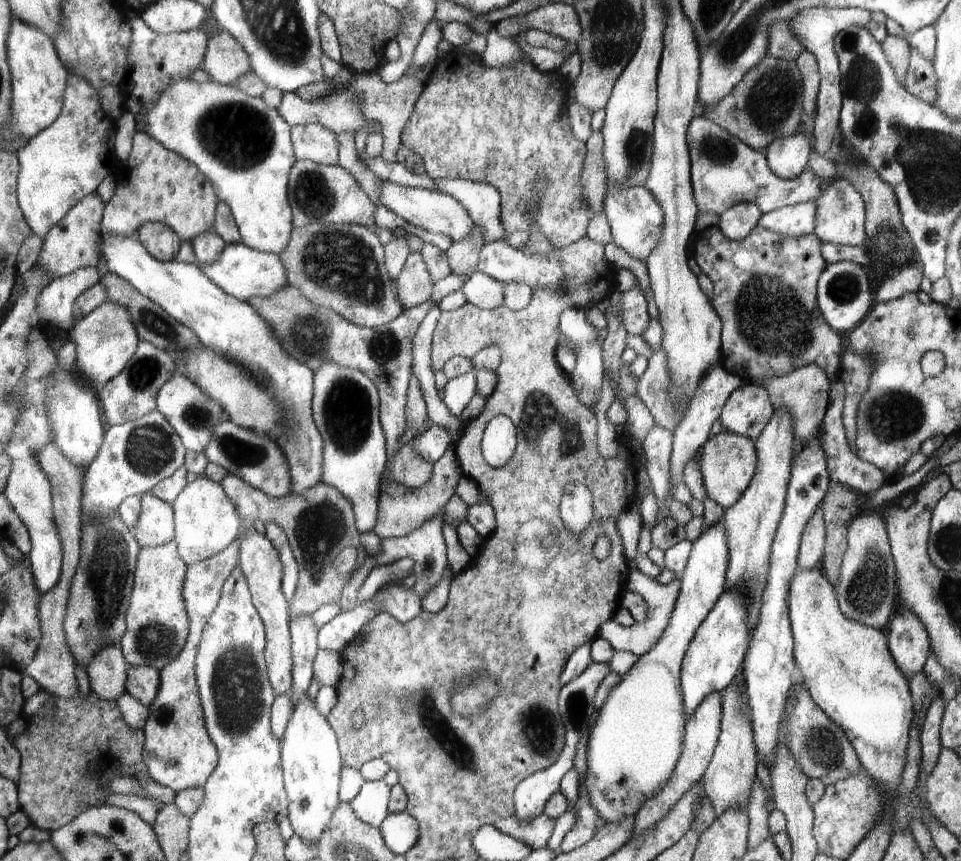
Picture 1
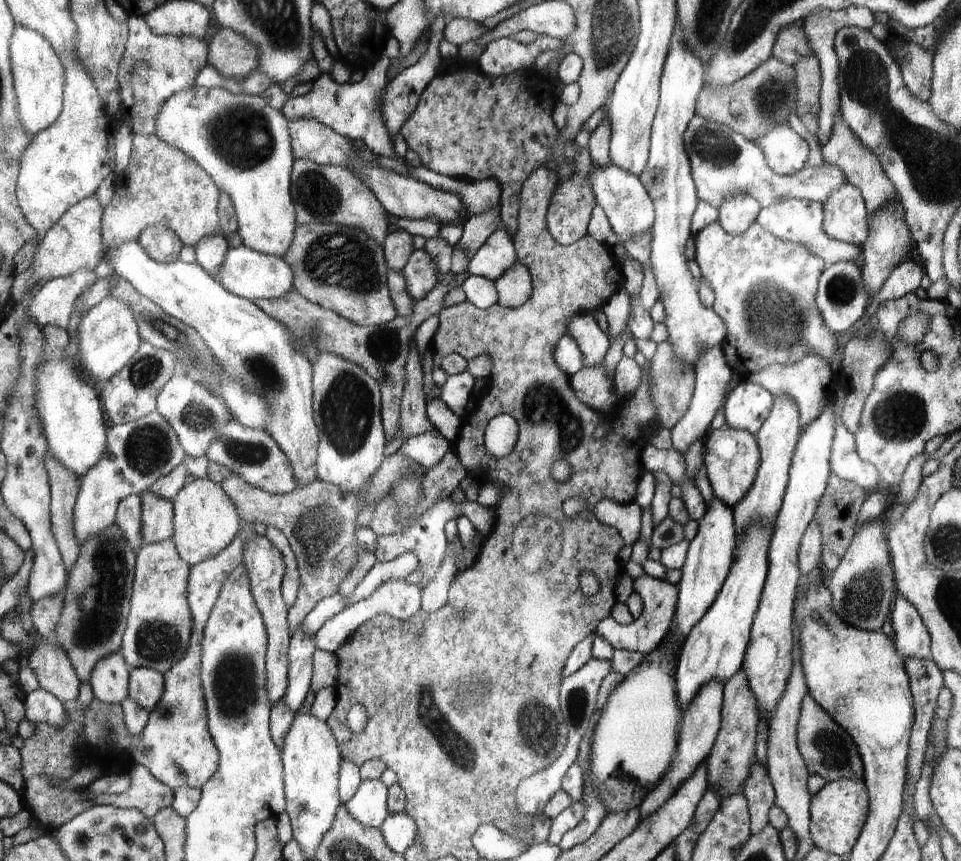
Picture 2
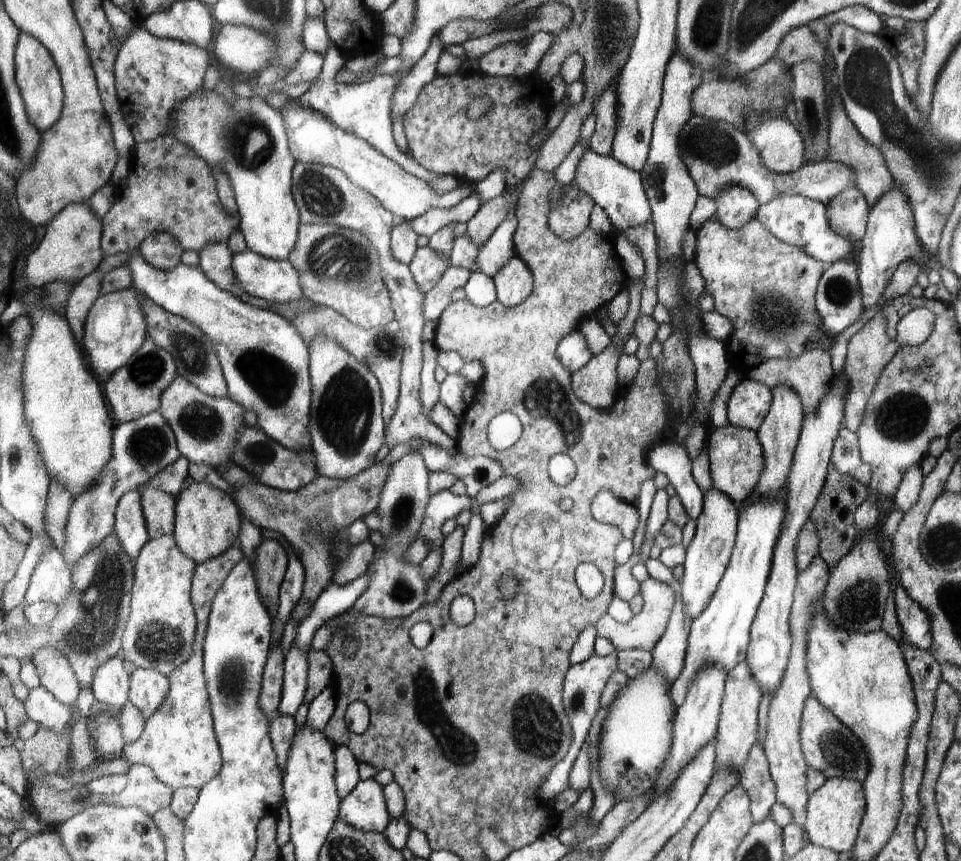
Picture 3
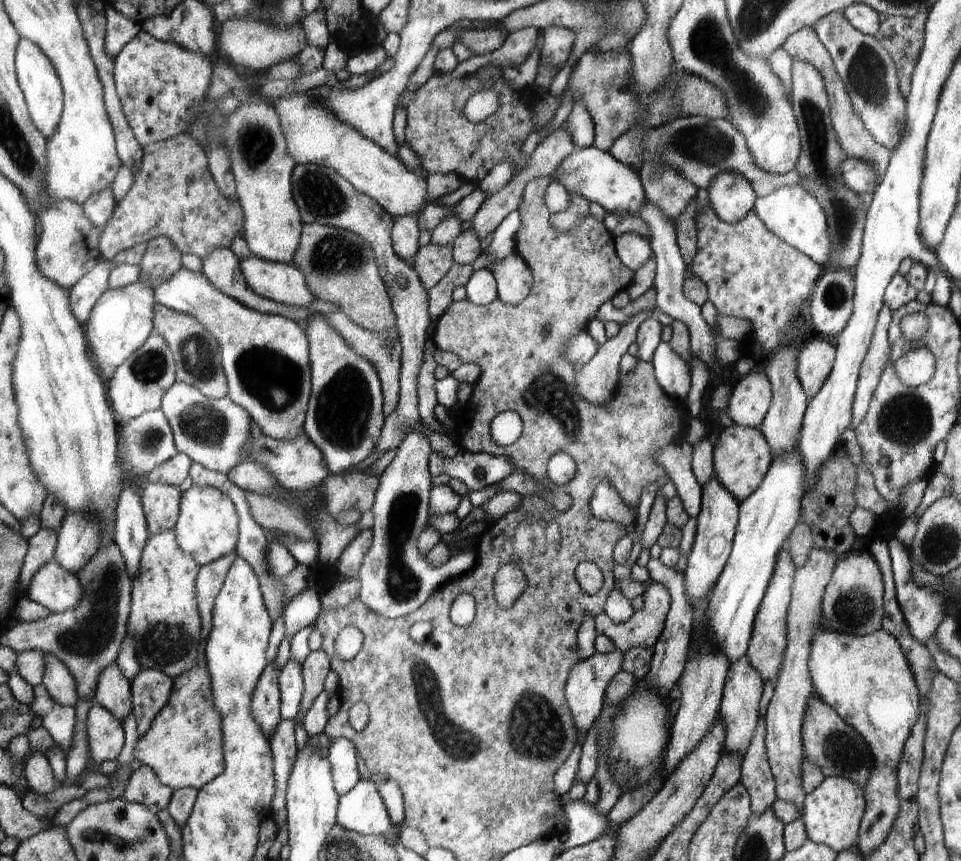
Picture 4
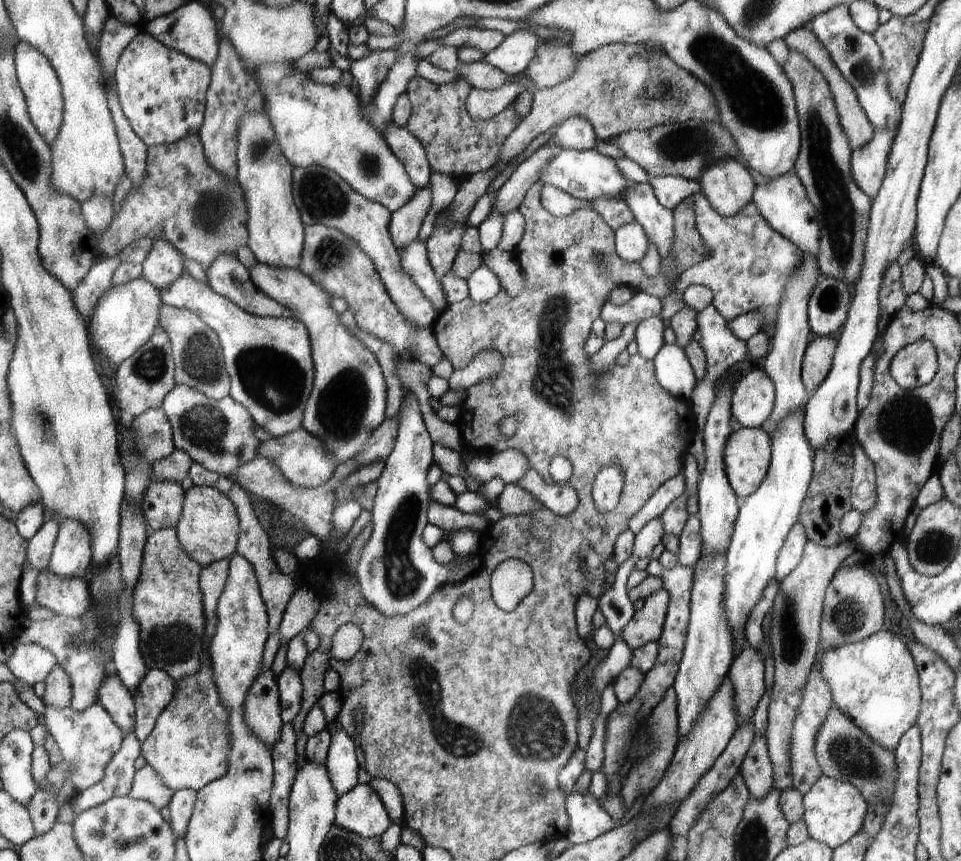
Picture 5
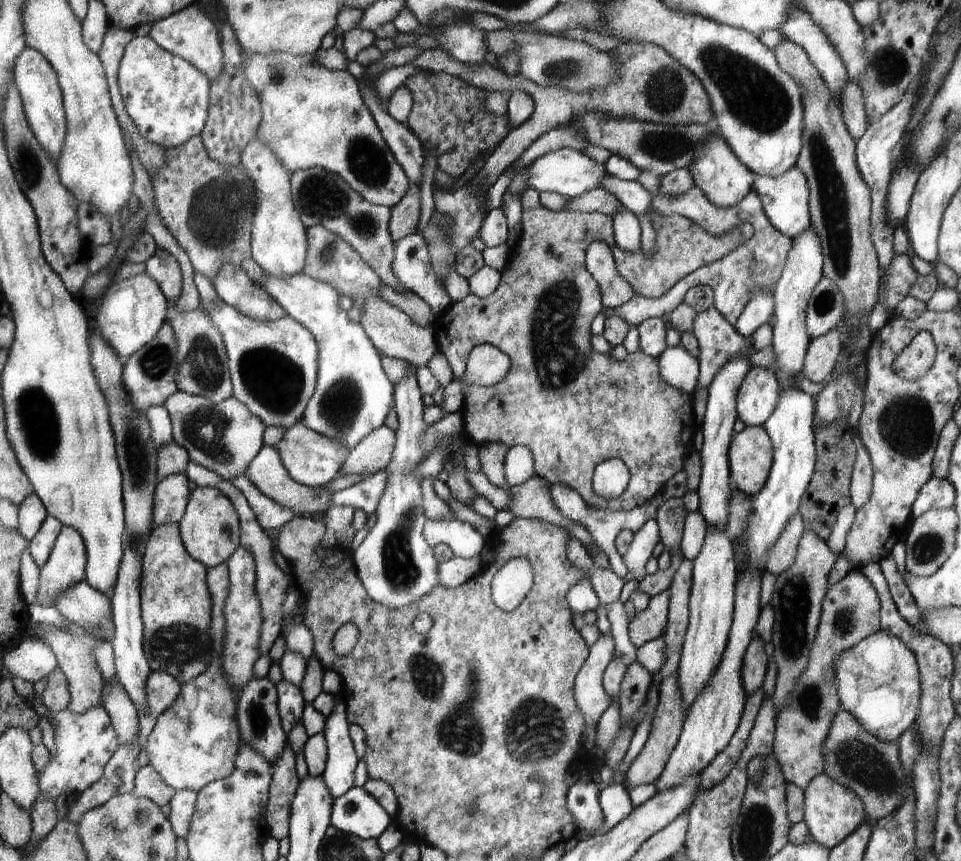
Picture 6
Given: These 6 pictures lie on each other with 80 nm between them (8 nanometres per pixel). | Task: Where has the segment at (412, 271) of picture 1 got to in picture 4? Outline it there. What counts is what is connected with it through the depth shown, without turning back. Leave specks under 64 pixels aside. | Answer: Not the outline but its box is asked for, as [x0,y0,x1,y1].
[412,242,456,291]

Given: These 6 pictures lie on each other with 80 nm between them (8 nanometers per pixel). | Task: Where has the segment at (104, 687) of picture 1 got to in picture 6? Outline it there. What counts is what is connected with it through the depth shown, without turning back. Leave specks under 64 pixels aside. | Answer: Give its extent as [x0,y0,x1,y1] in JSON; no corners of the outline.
[103,680,138,746]

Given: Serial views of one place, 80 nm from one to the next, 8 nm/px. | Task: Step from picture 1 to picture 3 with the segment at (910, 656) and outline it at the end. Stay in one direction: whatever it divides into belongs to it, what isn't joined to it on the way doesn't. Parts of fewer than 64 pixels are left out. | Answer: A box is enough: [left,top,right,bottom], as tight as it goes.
[894,585,932,651]

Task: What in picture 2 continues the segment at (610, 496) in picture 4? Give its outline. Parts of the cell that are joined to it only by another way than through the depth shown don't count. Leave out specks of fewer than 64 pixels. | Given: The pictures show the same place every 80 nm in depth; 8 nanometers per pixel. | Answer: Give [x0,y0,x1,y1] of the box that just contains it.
[595,499,641,543]

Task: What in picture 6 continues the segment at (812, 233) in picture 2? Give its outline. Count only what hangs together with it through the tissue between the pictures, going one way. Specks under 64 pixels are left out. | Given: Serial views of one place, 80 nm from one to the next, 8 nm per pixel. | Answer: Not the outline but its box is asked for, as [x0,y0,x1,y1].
[753,165,811,239]

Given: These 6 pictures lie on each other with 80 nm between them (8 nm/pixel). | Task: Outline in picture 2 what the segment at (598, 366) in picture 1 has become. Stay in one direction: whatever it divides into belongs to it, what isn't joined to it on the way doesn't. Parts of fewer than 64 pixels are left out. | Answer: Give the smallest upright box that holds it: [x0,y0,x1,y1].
[566,313,610,368]

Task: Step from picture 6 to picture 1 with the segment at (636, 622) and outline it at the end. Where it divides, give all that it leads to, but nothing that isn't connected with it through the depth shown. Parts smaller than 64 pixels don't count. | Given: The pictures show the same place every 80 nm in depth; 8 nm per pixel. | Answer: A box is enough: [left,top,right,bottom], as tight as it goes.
[599,569,681,656]

